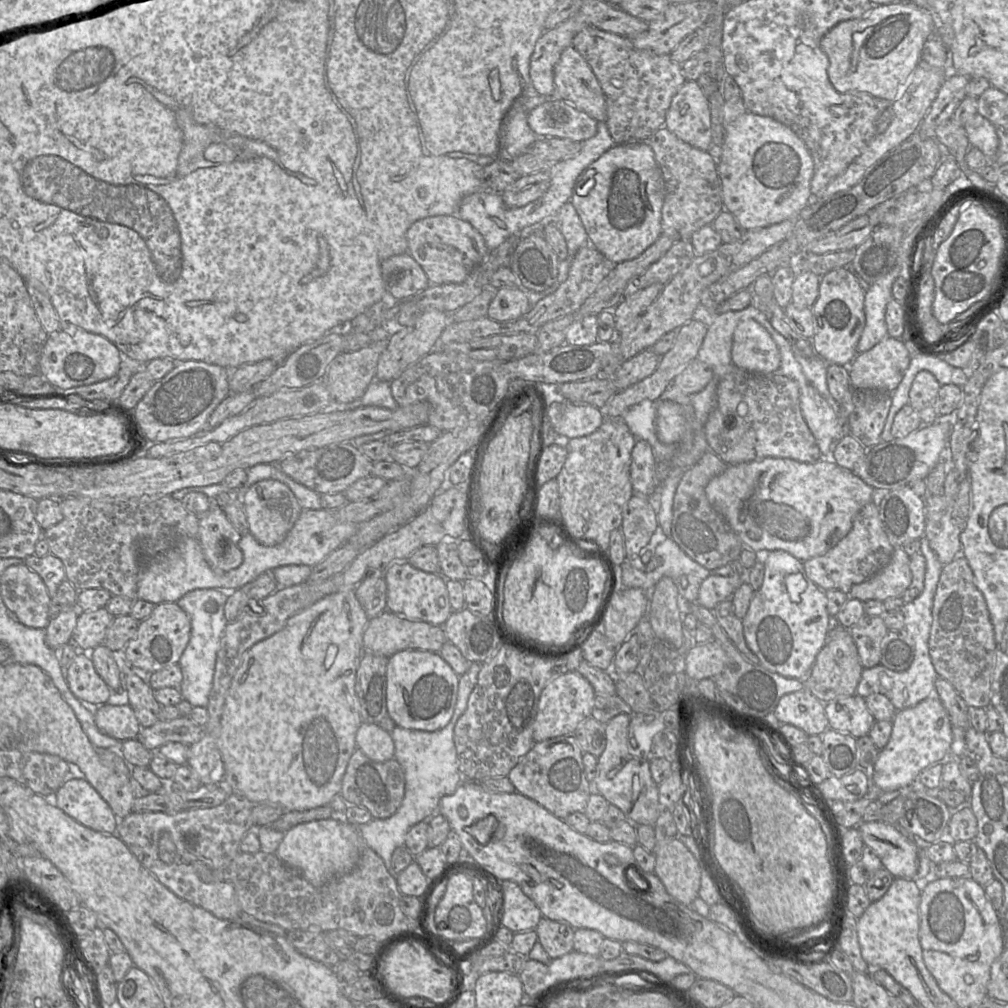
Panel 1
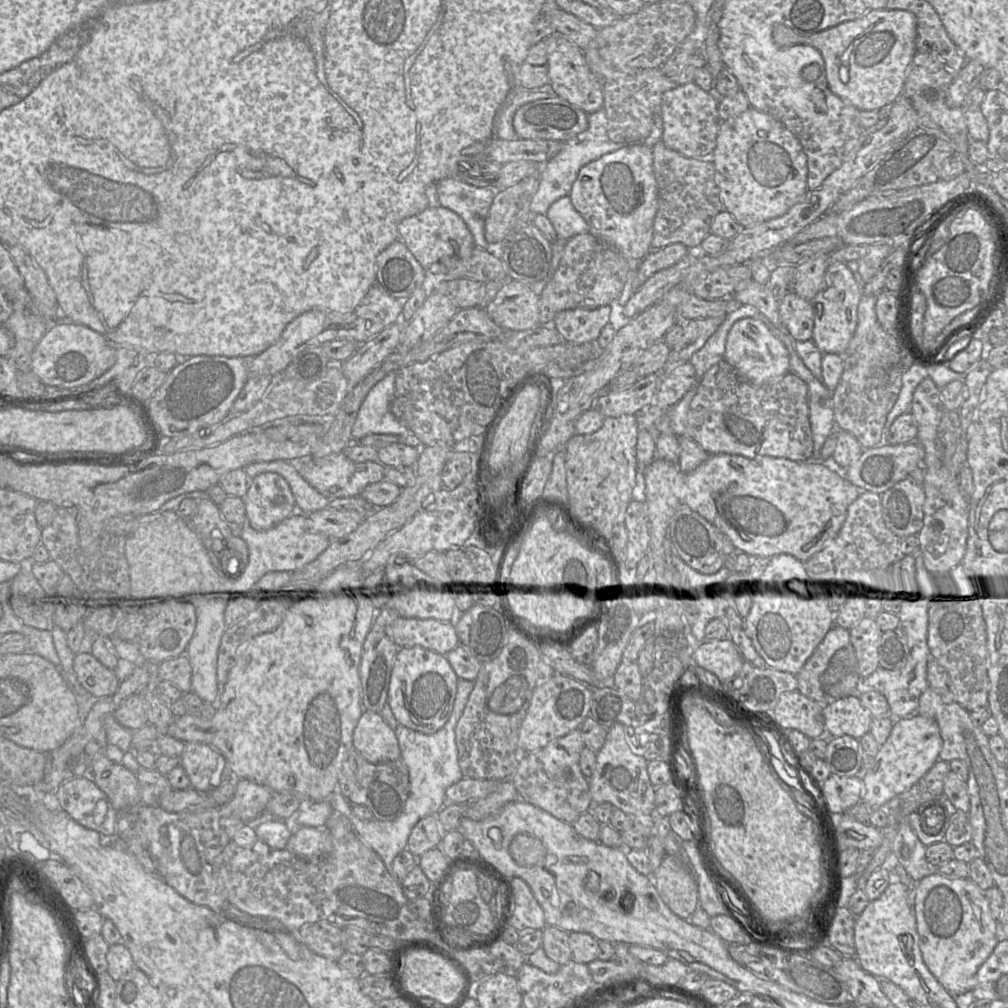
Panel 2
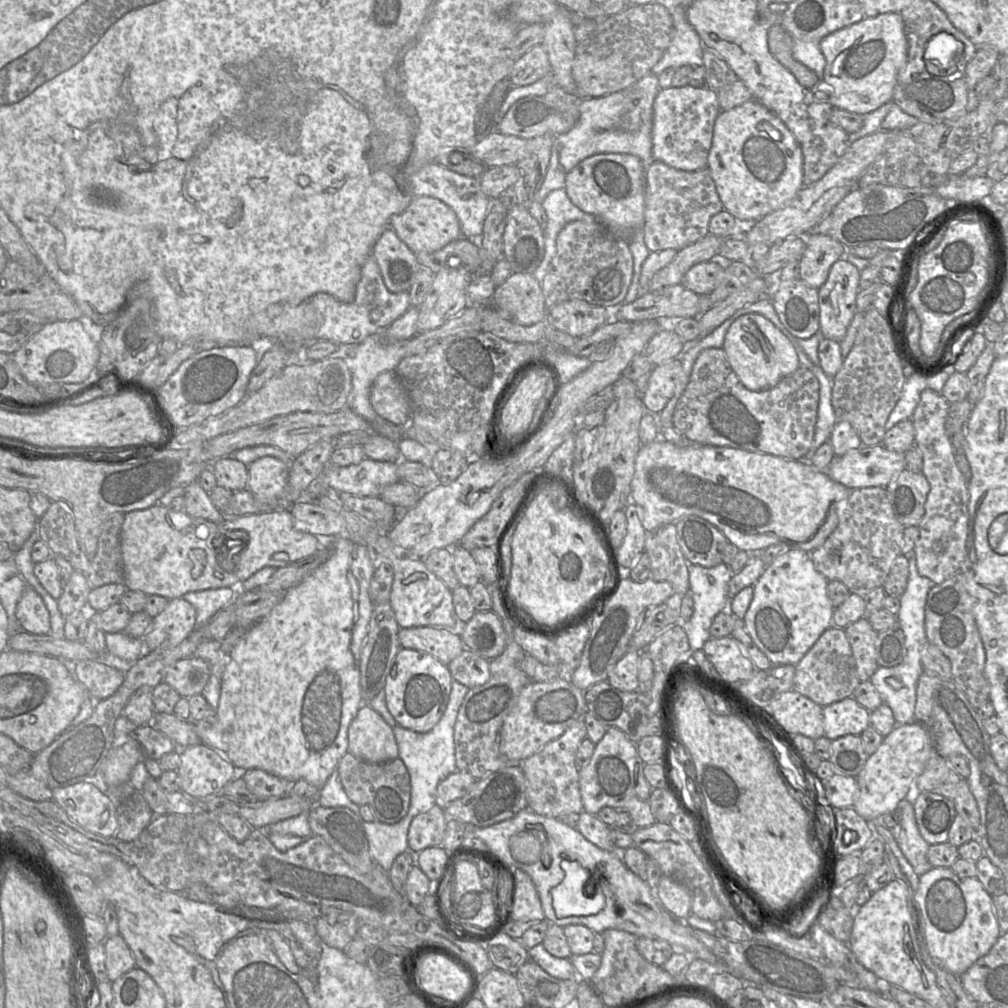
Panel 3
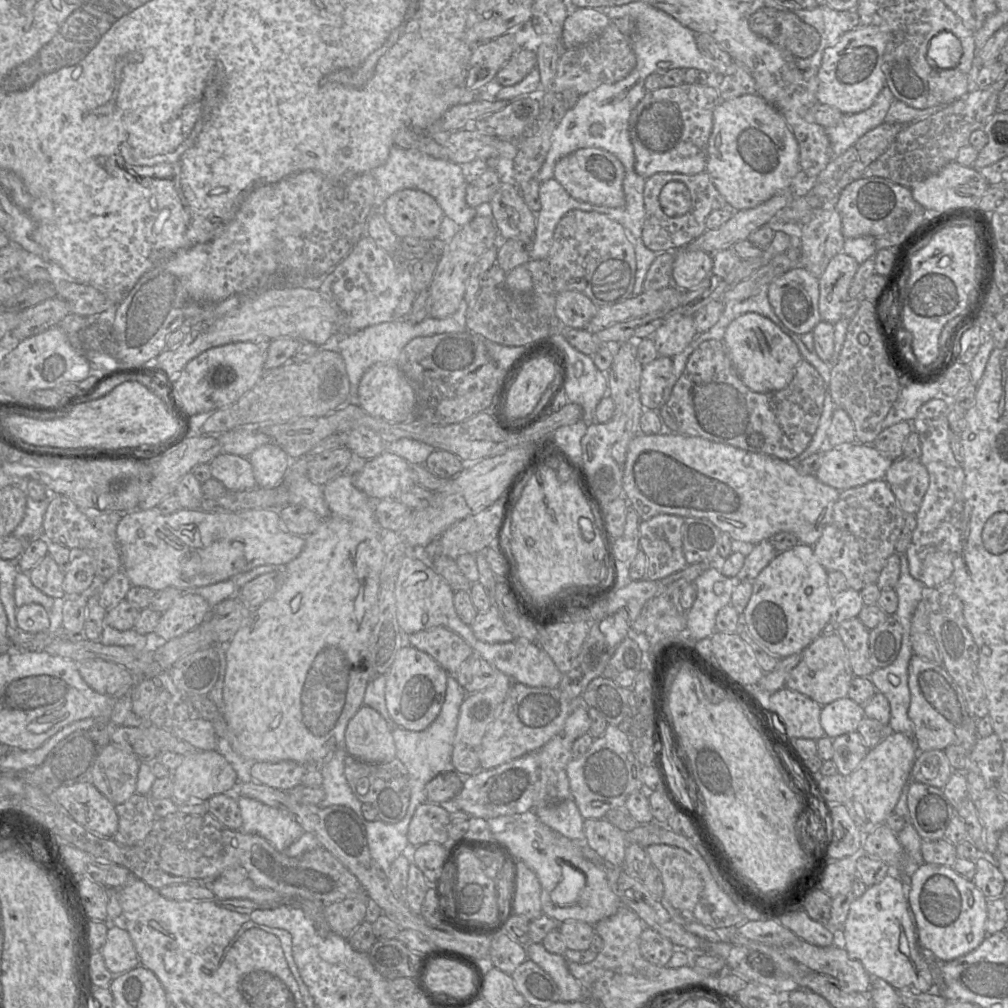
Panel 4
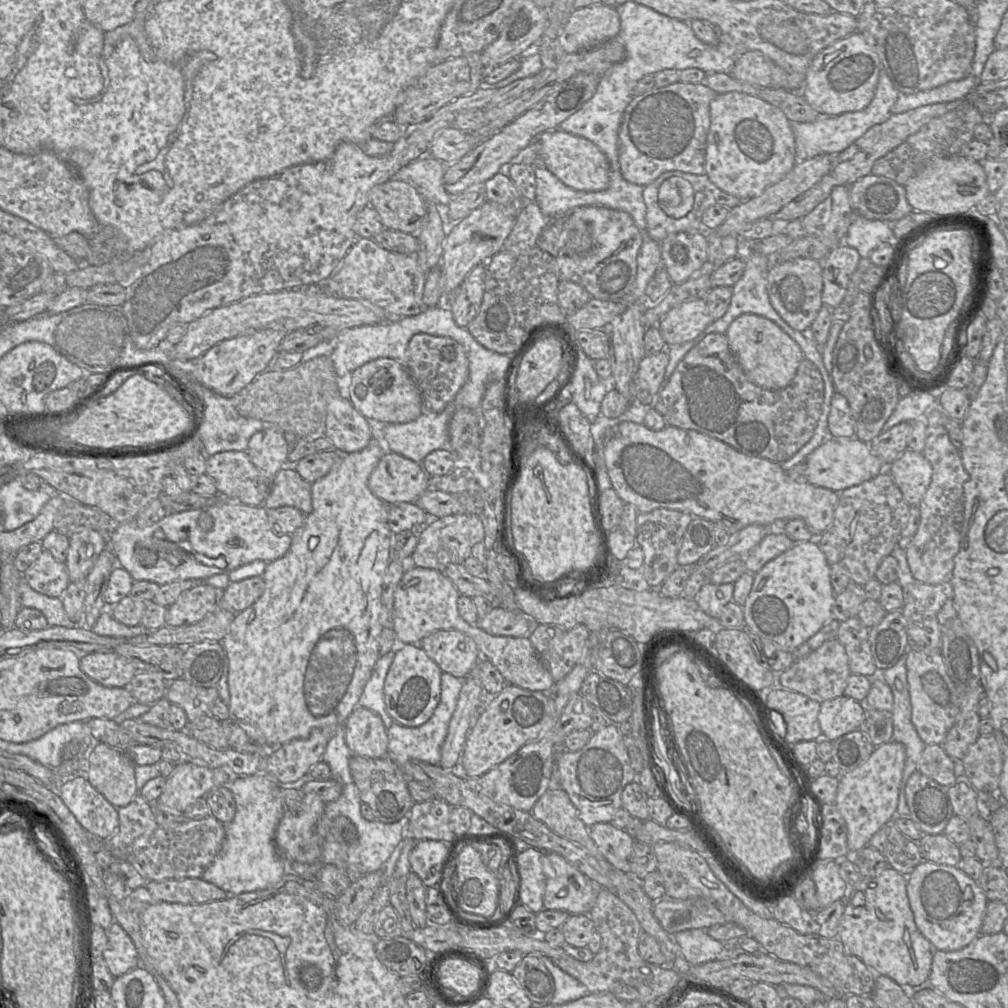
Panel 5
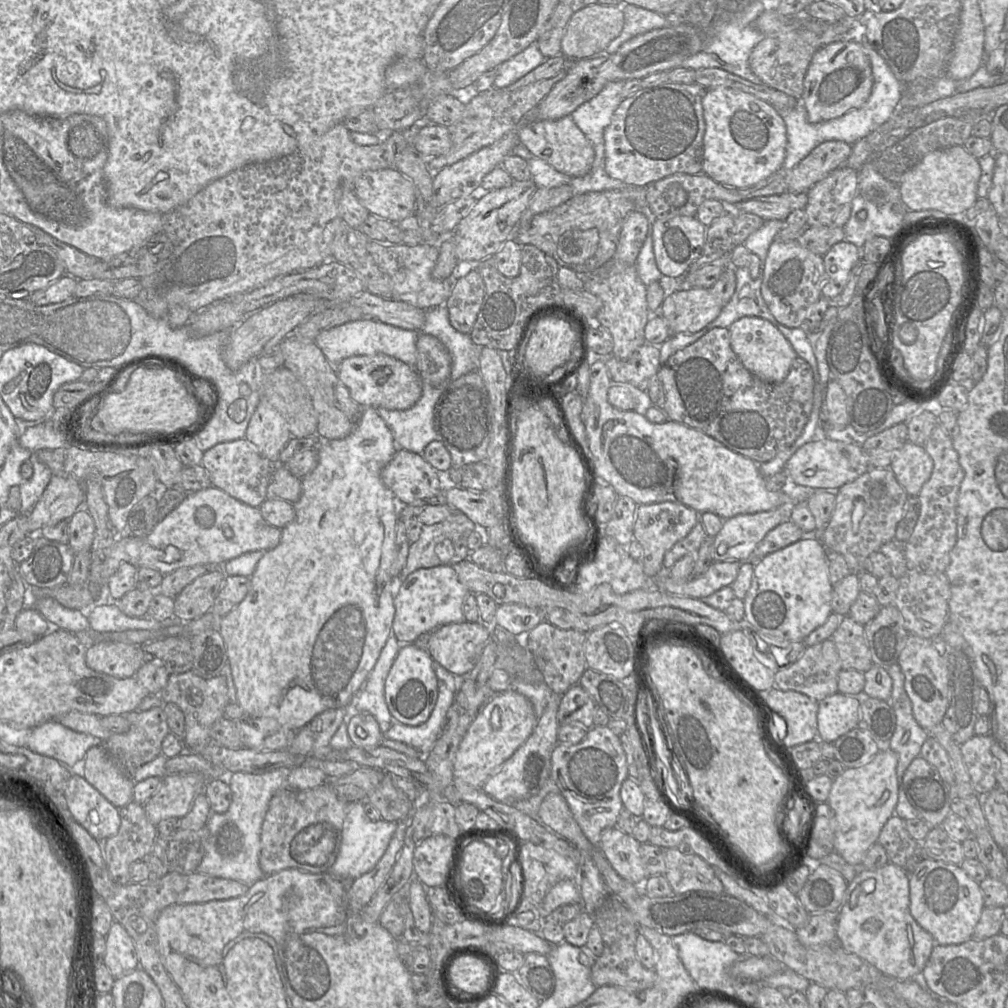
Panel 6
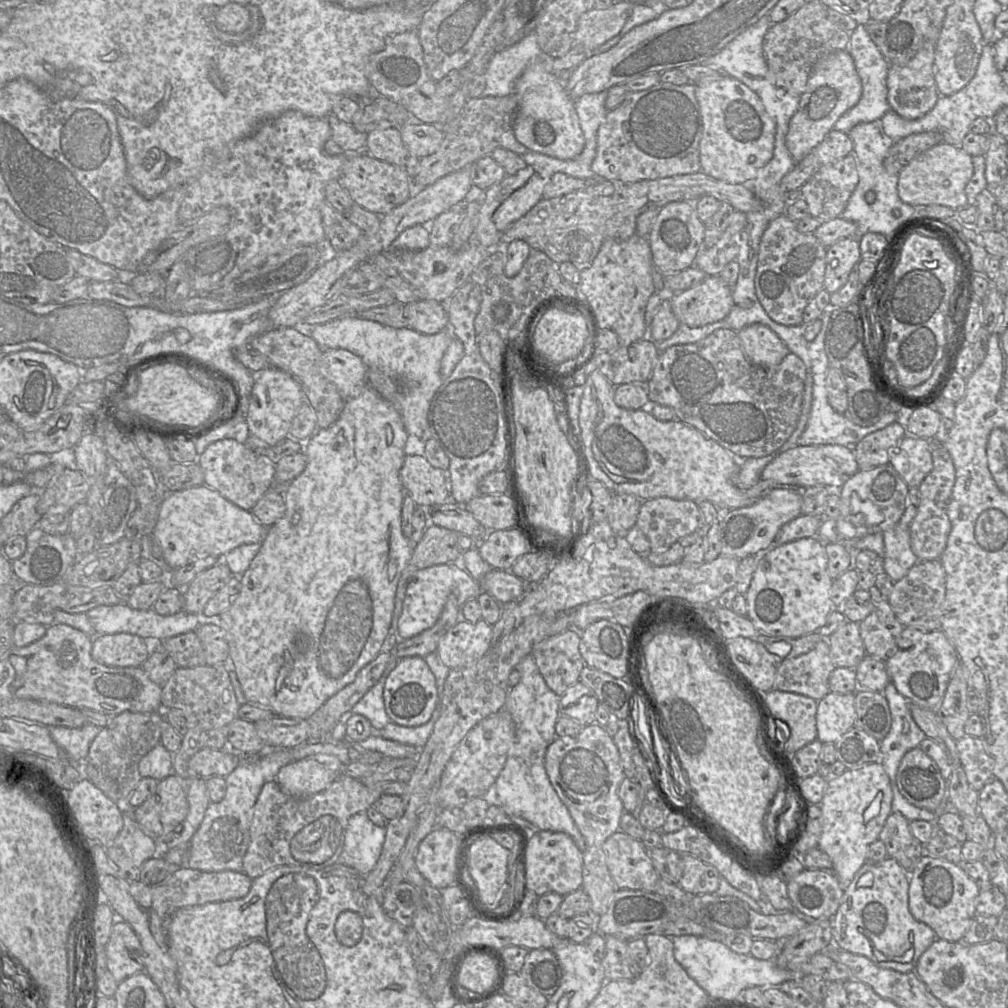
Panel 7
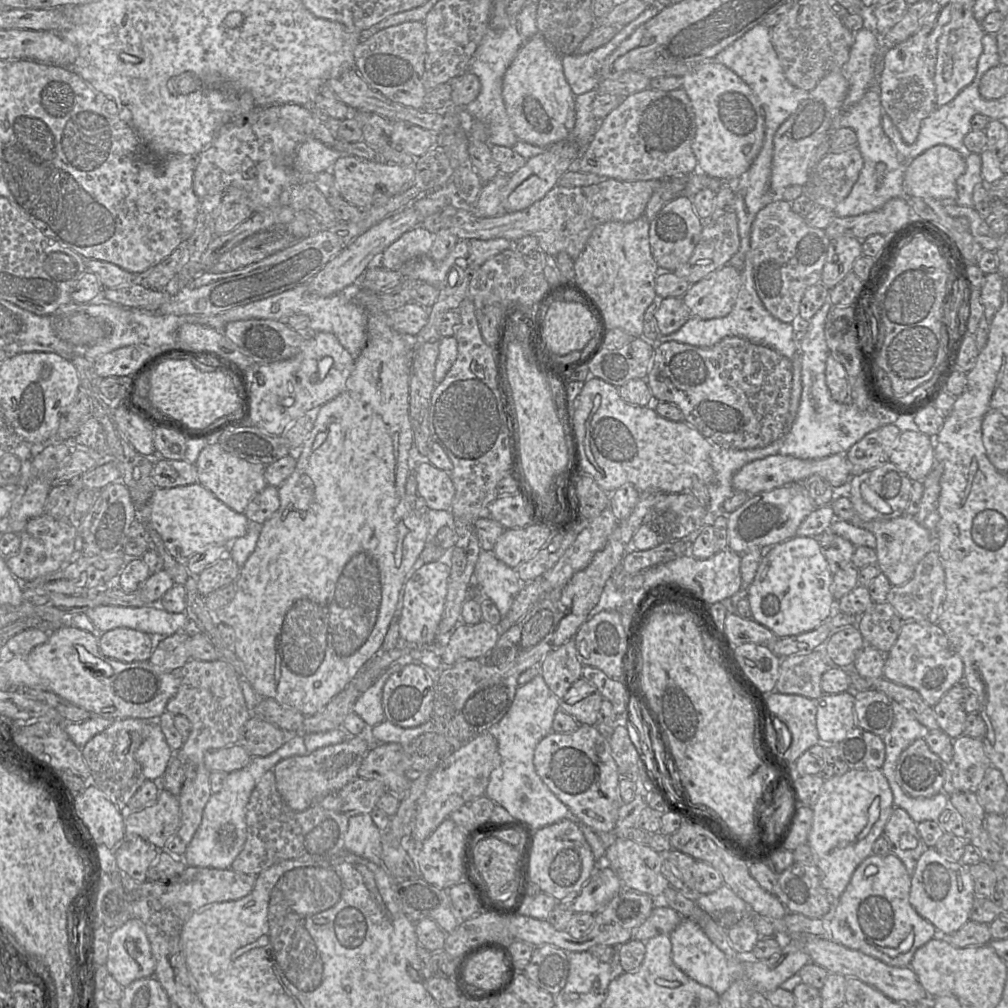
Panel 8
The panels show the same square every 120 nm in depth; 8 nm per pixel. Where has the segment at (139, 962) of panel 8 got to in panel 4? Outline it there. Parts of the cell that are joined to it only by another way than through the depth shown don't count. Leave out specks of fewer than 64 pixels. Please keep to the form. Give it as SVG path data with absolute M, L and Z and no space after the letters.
M121 923L109 925L101 954L105 966L113 976L126 973L140 965L140 959L130 935Z

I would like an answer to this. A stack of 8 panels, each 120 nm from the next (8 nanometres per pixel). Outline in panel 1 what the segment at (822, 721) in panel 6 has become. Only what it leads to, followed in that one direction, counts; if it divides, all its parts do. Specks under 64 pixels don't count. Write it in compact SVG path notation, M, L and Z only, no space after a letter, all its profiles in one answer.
M857 694L824 704L829 728L848 733L856 739L866 736L875 722L866 706L865 698Z

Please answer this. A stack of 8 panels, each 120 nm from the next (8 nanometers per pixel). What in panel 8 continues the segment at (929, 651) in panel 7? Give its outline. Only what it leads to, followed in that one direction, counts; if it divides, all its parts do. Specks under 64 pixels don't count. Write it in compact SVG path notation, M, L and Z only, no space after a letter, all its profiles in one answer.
M904 621L896 642L885 654L883 677L916 690L933 707L947 690L963 680L963 662L936 623Z

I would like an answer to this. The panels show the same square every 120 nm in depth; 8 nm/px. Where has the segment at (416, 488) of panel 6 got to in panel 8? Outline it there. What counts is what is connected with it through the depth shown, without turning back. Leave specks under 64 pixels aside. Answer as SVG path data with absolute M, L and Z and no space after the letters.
M422 459L416 466L417 494L432 510L450 510L455 487L450 473Z

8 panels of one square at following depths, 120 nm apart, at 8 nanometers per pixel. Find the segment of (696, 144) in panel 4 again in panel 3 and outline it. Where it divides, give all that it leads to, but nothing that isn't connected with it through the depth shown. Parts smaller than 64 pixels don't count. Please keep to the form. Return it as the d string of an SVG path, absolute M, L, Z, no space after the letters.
M690 84L681 87L660 88L653 103L653 160L661 161L670 167L684 171L698 171L707 167L714 123L720 111L717 92L712 88L696 88Z

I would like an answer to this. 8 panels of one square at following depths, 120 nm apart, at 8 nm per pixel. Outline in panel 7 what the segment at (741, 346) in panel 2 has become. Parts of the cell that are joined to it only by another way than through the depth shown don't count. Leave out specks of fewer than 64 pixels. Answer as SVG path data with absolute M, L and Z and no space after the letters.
M752 324L737 332L747 358L755 365L775 367L790 350L786 344L763 324Z

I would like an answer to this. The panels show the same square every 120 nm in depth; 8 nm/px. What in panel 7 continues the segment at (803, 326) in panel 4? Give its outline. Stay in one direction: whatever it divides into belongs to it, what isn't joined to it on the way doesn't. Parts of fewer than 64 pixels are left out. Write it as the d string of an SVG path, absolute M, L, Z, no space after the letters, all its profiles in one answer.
M785 213L773 219L759 245L755 292L768 316L785 326L803 323L808 303L824 288L826 247L813 233L801 233Z

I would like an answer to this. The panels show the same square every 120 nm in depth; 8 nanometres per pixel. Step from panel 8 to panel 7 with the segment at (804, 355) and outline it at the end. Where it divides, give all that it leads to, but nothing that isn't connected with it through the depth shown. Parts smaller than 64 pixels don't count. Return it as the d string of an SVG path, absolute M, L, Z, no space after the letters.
M831 304L826 306L820 316L822 322L821 330L816 338L808 343L808 353L811 359L811 368L813 375L813 391L812 391L812 404L809 414L808 422L805 430L799 437L798 446L810 445L842 445L852 450L856 447L866 435L875 432L877 426L883 417L874 425L868 427L861 427L854 424L846 415L837 413L829 404L826 391L826 377L829 370L829 362L825 352L825 336L829 323L829 318L833 310L838 307L833 307Z

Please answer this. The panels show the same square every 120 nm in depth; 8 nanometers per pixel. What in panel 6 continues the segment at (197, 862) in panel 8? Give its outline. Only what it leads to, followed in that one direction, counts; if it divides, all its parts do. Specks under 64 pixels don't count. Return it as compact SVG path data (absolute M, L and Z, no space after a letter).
M277 768L262 774L234 772L227 775L232 800L224 813L211 813L206 822L208 838L205 853L196 872L199 874L238 881L251 886L264 877L259 866L261 827L273 794L286 786L291 768Z

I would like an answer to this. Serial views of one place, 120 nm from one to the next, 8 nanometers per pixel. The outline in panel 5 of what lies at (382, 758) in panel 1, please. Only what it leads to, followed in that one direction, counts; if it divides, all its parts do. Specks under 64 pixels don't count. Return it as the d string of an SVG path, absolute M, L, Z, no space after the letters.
M357 706L345 721L345 741L353 755L383 758L388 754L387 729L379 714Z

